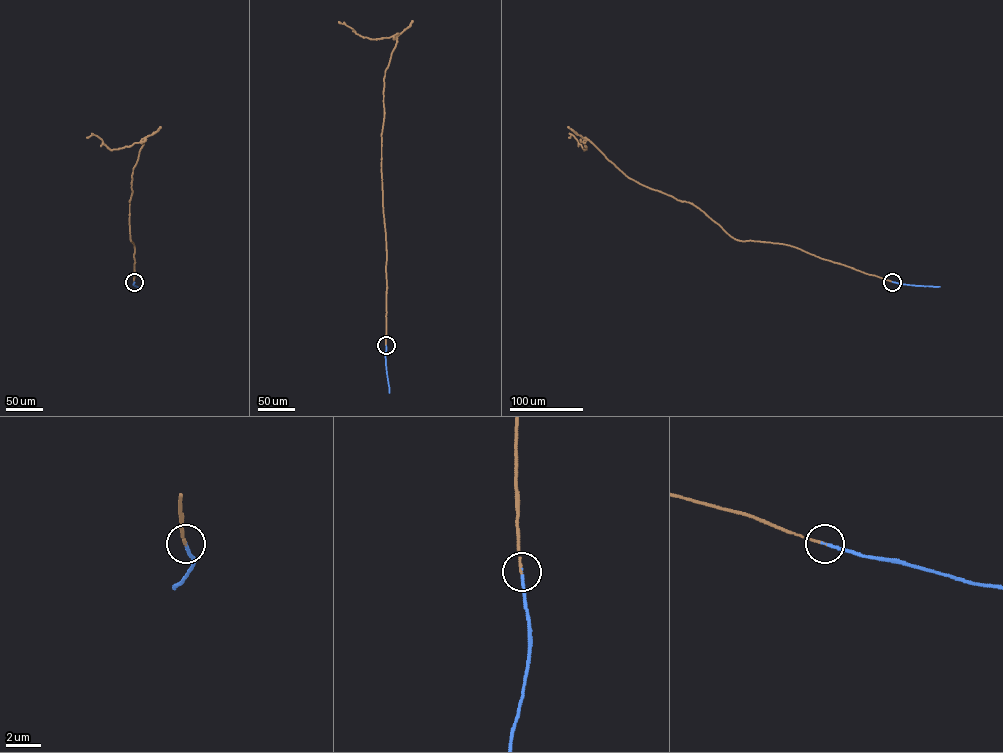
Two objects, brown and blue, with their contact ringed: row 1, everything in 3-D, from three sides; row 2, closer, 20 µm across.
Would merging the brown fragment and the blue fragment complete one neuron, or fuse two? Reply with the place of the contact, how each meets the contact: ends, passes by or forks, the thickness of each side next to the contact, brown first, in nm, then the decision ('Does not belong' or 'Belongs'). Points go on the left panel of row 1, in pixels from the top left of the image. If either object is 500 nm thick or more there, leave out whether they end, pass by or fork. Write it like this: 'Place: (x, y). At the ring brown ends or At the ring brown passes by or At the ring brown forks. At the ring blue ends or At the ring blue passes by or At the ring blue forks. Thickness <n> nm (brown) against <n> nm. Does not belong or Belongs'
Place: (134, 282). At the ring brown ends. At the ring blue ends. Thickness 140 nm (brown) against 160 nm. Belongs

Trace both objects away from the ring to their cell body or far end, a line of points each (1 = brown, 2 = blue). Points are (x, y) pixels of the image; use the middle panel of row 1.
1: (386, 345), (386, 252), (381, 134), (384, 78), (397, 38), (362, 37), (338, 21)
2: (386, 345), (389, 393)

